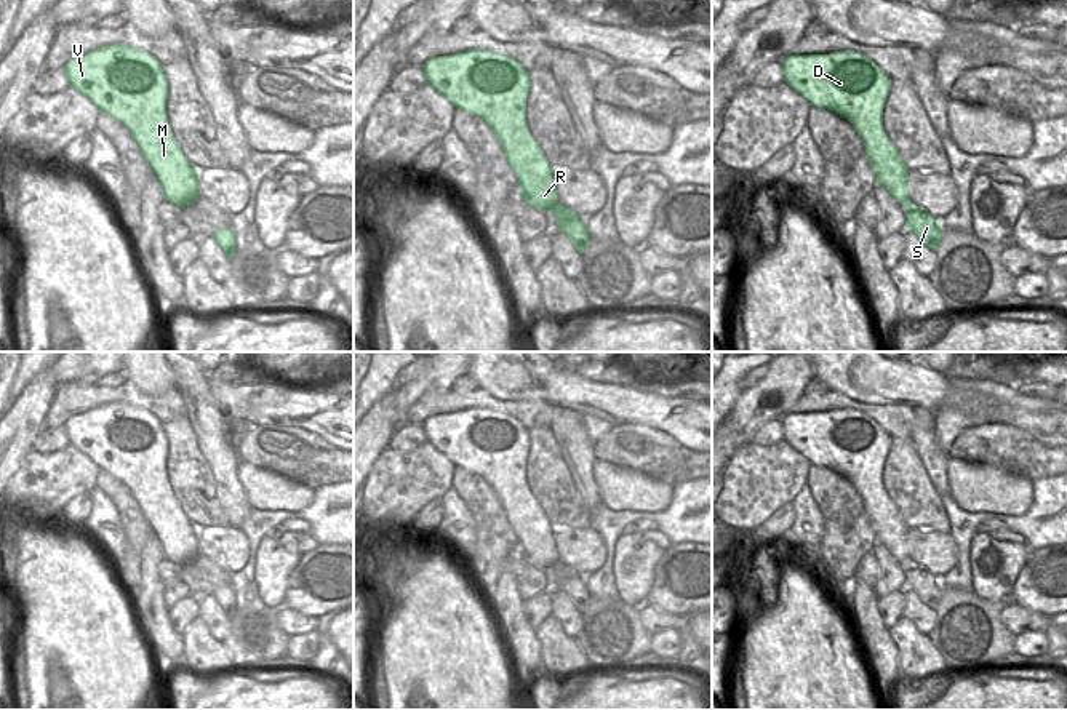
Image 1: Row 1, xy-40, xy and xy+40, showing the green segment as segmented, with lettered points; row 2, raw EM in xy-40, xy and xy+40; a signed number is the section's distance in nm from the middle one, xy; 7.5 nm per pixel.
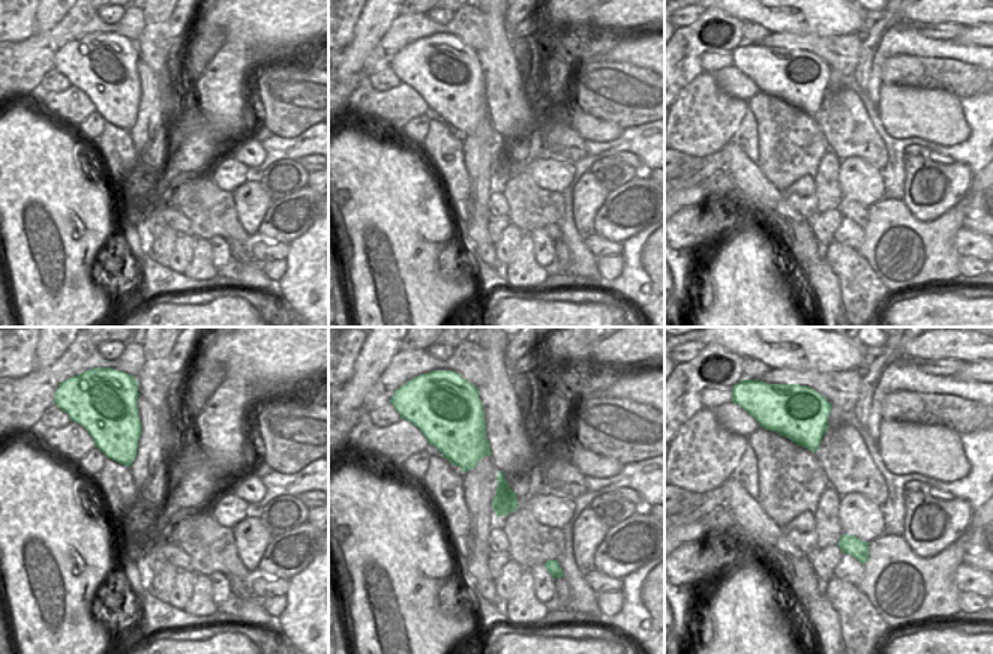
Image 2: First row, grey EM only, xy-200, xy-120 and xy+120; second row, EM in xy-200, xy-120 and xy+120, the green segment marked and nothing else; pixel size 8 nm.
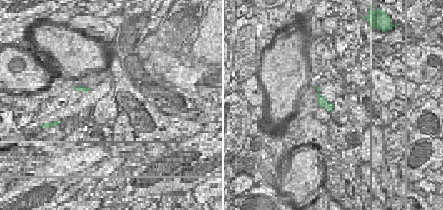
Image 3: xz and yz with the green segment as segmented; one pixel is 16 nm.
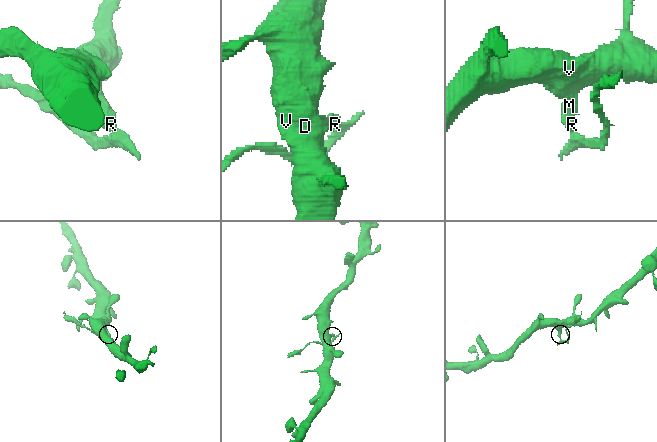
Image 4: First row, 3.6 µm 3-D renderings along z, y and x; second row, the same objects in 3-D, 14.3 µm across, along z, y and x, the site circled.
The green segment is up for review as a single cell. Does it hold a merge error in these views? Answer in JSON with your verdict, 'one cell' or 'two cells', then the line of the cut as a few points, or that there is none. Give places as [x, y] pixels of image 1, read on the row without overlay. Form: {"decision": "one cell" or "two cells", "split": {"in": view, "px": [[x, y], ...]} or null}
{"decision": "two cells", "split": {"in": "xy", "px": [[557, 560], [549, 566]]}}

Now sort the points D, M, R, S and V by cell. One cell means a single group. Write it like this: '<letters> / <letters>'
D M R V / S

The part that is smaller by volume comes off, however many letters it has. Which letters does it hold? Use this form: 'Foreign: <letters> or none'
Foreign: S

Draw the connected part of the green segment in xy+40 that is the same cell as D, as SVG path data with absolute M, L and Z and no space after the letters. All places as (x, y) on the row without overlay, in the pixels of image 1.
M851 408L829 413L792 413L782 419L784 440L809 464L824 465L846 477L857 489L865 515L877 536L877 542L904 564L909 558L909 529L883 488L883 467L889 454L893 438L869 416Z

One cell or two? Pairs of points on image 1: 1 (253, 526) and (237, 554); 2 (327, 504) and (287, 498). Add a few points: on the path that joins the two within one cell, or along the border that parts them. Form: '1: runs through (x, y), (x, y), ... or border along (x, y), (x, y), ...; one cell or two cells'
1: border along (240, 528), (248, 541), (248, 560), (237, 573); two cells
2: border along (315, 490), (304, 507), (293, 512), (275, 510); two cells

